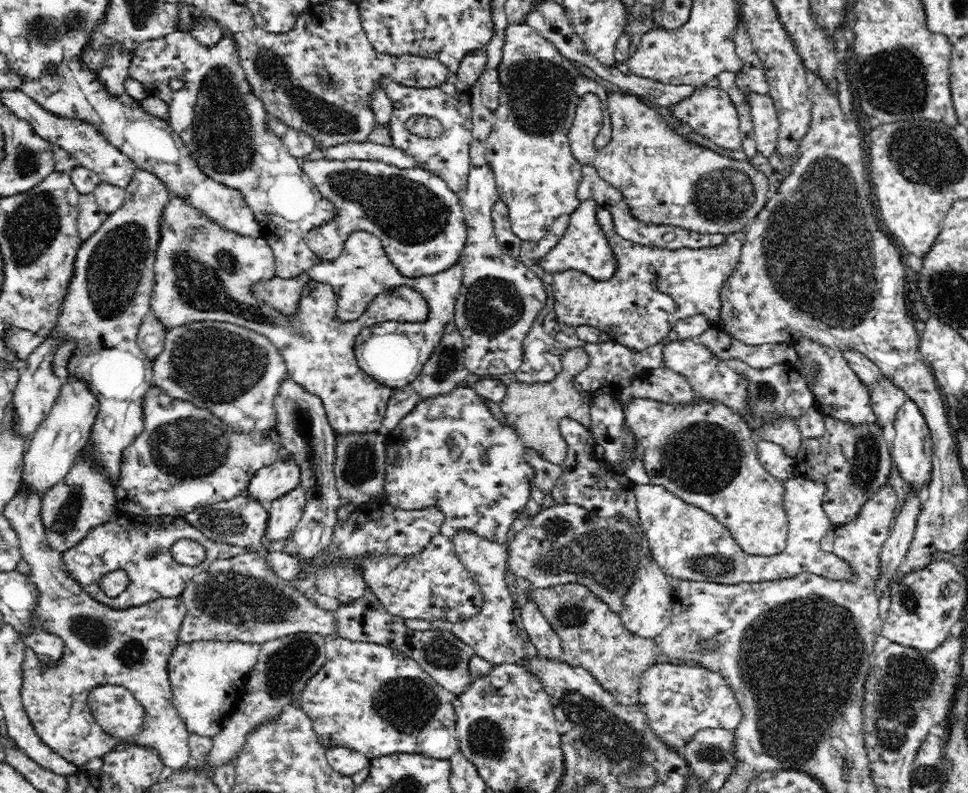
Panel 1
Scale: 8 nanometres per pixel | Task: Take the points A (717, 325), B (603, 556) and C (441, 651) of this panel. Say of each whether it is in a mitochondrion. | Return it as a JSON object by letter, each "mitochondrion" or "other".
{"A":"other","B":"mitochondrion","C":"mitochondrion"}

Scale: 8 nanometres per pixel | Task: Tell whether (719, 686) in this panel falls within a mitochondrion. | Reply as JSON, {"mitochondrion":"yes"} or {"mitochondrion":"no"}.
{"mitochondrion":"no"}

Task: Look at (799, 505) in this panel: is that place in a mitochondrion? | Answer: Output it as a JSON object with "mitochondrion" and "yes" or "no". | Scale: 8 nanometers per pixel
{"mitochondrion":"no"}

